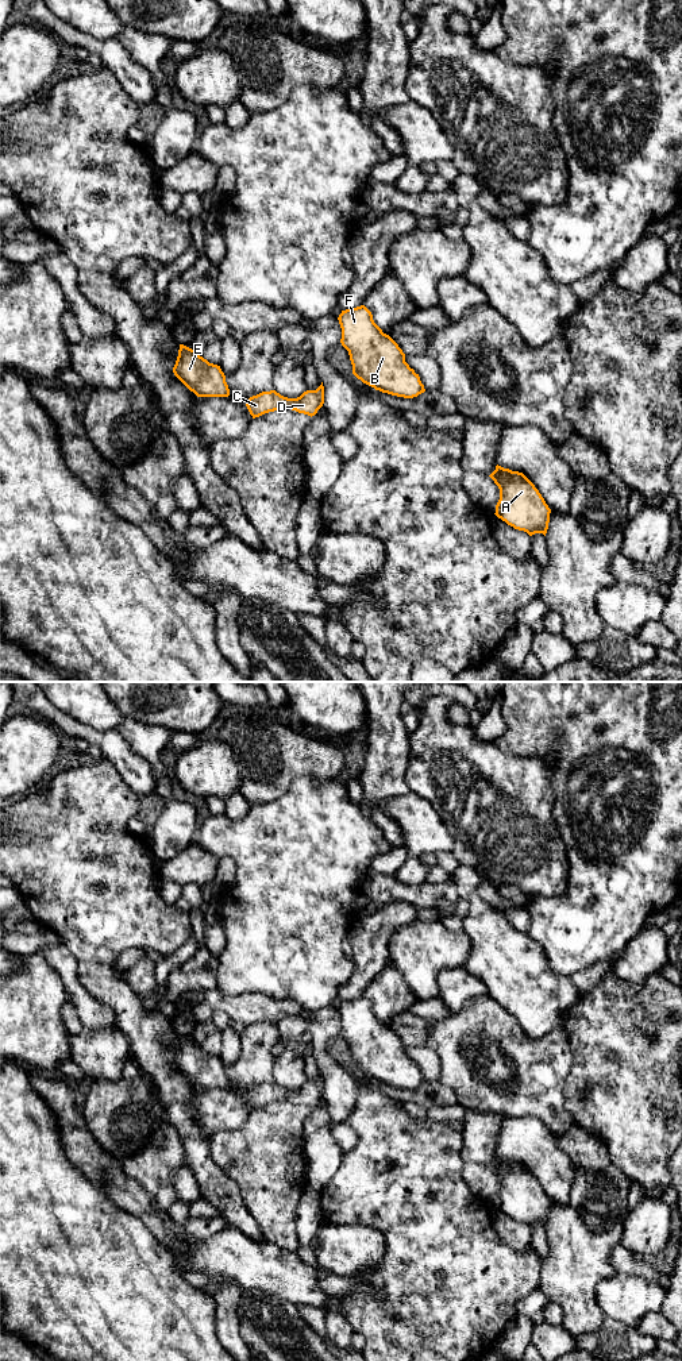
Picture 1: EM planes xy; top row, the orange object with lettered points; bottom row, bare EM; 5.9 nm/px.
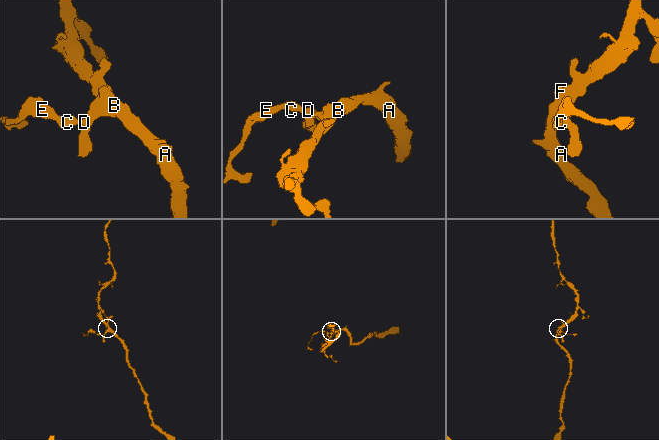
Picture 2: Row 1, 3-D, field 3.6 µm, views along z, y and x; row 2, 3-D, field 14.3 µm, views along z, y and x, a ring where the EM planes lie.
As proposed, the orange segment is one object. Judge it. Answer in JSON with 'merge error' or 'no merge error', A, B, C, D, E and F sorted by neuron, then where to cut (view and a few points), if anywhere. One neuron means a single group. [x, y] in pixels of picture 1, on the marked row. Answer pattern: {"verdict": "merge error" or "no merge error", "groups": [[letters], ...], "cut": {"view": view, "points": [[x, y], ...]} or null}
{"verdict": "no merge error", "groups": [["A", "B", "C", "D", "E", "F"]], "cut": null}

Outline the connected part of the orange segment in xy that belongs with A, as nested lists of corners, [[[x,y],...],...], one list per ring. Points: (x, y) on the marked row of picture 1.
[[[498,464],[489,477],[500,489],[494,514],[529,536],[535,533],[546,536],[551,509],[535,485],[523,473]]]

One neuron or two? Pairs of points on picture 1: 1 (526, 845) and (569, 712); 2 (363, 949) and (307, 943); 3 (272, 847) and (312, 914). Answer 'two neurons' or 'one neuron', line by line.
1: two neurons
2: two neurons
3: one neuron

